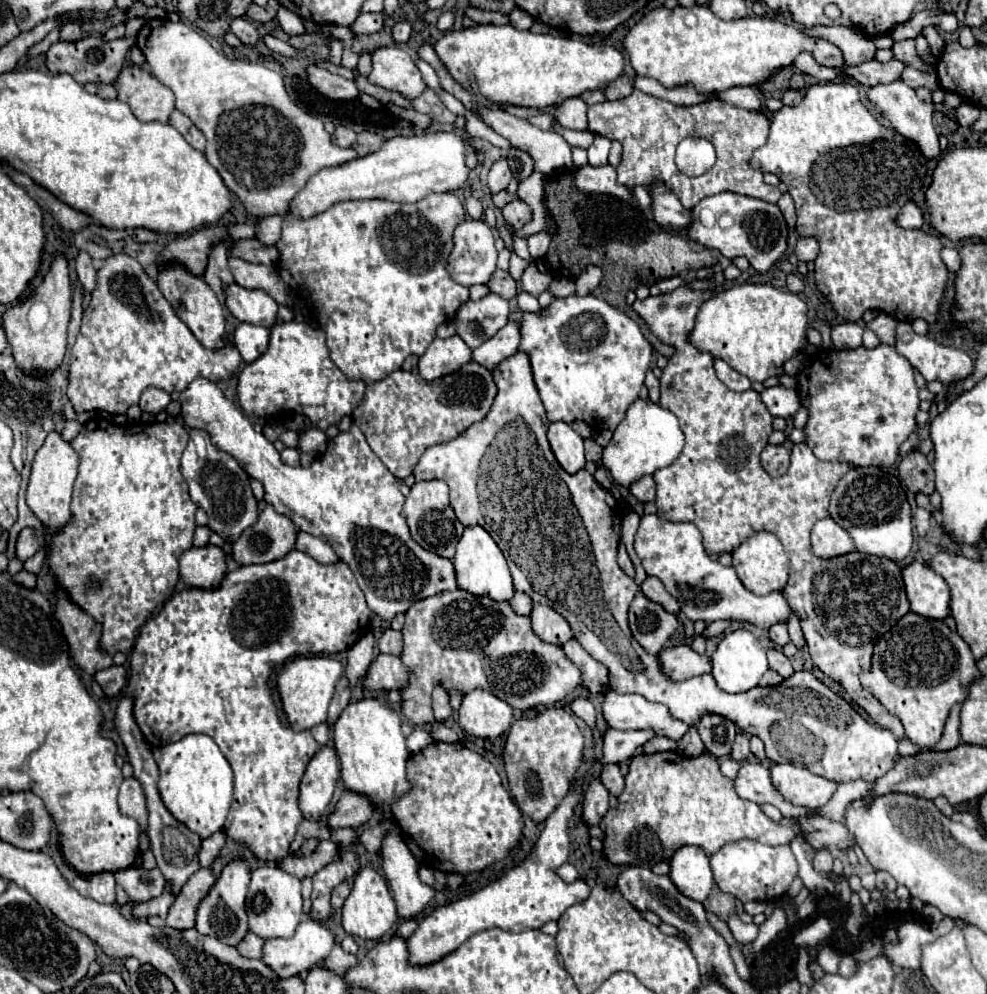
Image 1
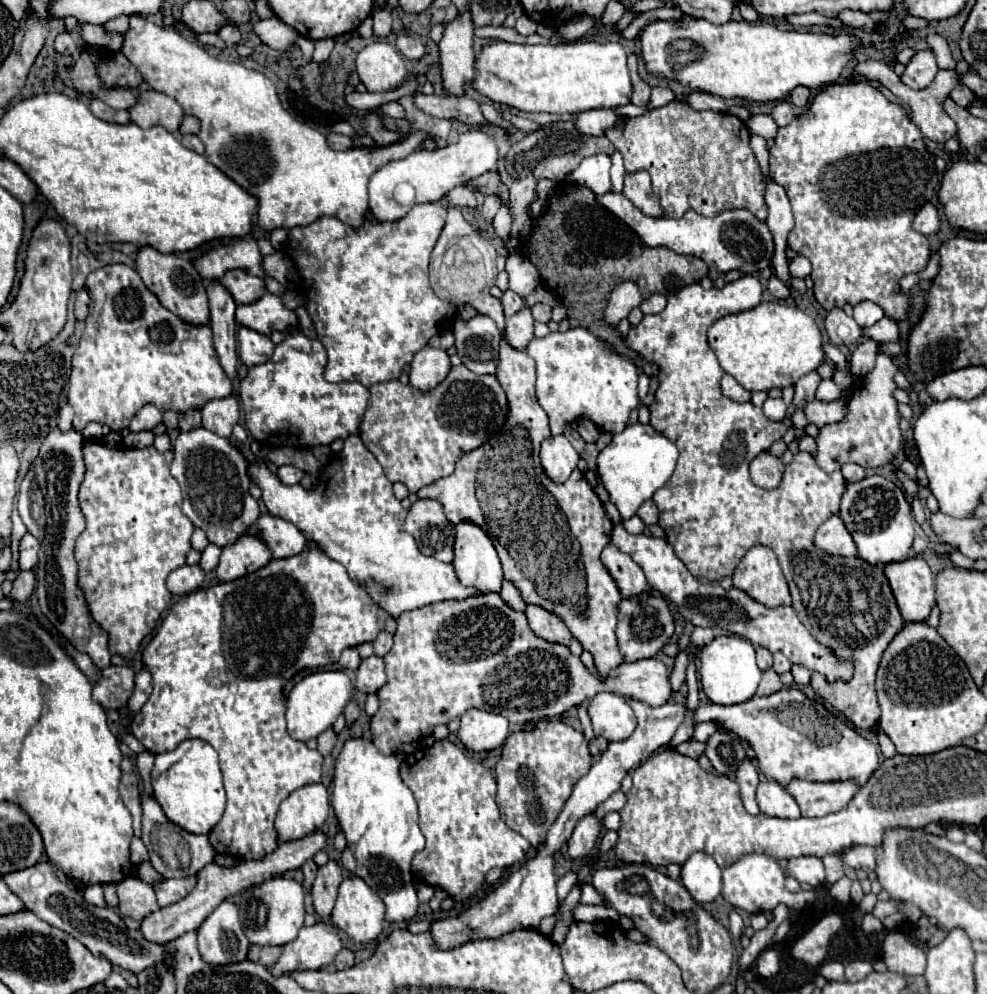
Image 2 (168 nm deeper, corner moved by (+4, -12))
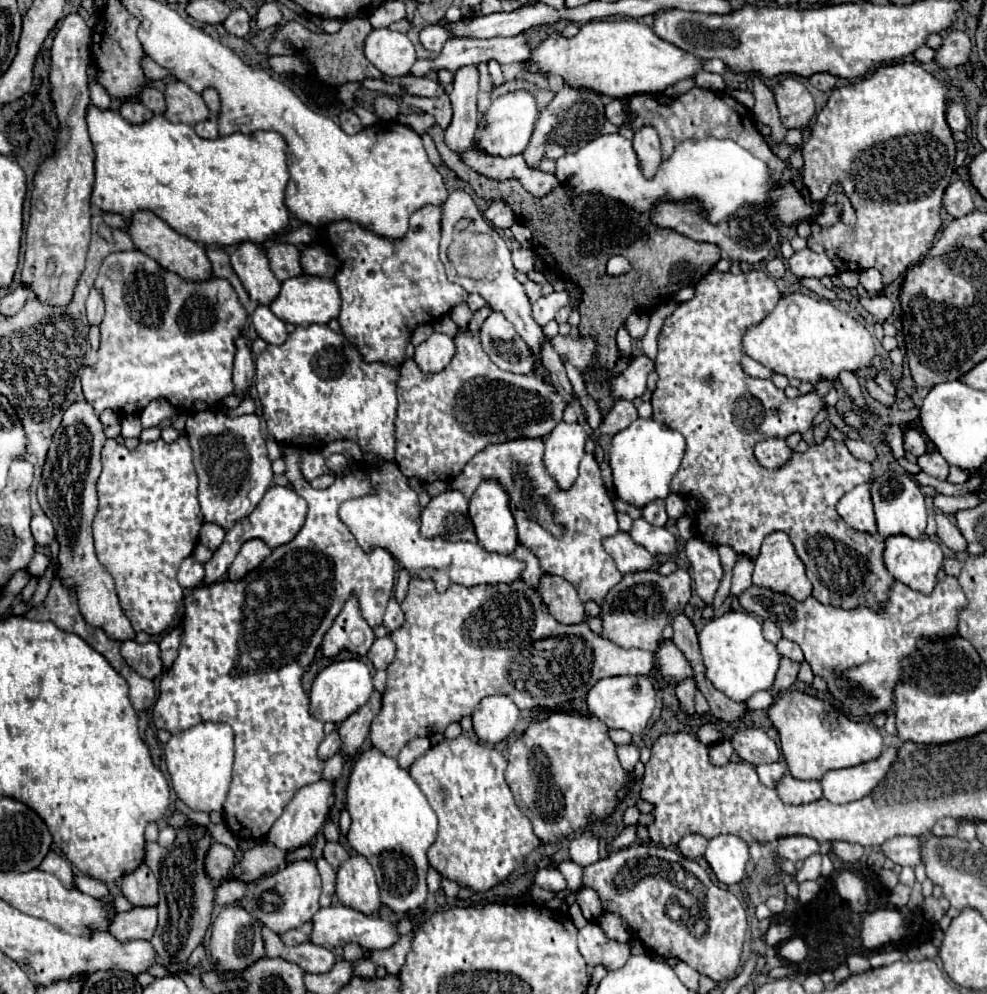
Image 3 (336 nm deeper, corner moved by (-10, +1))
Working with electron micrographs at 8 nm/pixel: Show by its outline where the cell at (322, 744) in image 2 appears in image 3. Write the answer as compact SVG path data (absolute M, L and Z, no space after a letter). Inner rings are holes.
M335 730L329 736L325 736L325 740L321 742L321 746L319 746L319 758L323 758L323 760L331 758L333 754L339 752L339 748L341 748L341 738L339 738L339 734Z

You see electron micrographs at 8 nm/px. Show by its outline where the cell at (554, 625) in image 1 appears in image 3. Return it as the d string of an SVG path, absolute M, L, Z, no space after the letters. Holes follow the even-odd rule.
M543 574L539 580L537 592L541 594L543 602L547 604L551 616L561 624L579 624L585 620L583 602L577 596L577 590L573 584L569 584L565 578Z

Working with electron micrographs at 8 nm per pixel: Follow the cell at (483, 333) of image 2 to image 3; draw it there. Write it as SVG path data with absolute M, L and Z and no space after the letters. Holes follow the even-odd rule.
M491 312L483 322L481 344L501 370L513 374L537 374L535 354L531 354L531 348L519 338L511 322L507 322L501 312Z

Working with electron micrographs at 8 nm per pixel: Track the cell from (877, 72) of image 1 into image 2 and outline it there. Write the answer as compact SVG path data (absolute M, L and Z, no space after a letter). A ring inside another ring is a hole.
M917 51L913 59L907 63L901 81L911 89L925 89L935 79L939 67L935 55L931 51Z

